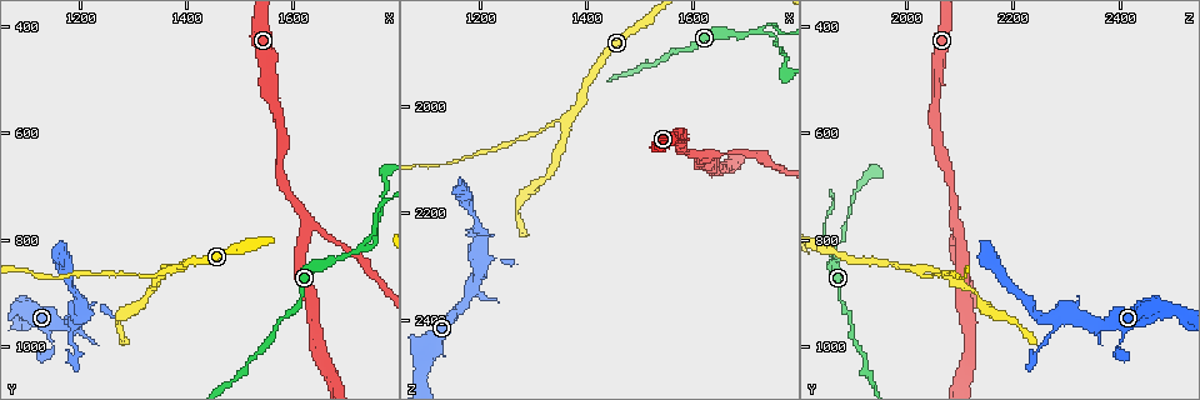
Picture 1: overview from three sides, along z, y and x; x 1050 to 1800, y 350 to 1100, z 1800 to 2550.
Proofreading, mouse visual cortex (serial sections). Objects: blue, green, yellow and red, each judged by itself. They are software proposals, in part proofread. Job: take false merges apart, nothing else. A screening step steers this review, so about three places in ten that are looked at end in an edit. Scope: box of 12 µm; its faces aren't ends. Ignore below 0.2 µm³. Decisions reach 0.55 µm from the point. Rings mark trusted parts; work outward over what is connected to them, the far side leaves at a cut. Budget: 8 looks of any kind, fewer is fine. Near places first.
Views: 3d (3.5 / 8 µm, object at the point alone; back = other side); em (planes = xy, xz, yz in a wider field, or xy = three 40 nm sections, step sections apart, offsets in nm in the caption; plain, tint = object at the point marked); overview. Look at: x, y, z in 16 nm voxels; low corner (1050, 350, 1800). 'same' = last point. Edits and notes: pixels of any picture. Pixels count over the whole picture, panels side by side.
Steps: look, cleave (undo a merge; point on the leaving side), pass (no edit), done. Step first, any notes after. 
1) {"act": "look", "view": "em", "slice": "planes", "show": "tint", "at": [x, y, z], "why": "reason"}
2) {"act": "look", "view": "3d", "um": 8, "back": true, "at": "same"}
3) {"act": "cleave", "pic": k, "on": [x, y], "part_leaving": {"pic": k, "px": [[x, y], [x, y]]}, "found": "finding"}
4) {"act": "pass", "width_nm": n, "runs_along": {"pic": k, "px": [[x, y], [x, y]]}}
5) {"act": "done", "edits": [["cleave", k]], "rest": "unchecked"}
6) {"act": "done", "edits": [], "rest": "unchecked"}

{"act": "look", "view": "3d", "um": 8, "at": [1620, 760, 2090], "why": "three arms meet"}

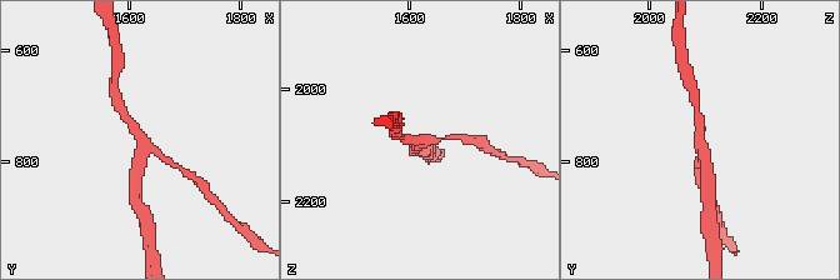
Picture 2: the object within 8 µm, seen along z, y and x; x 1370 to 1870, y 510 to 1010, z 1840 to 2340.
{"act": "look", "view": "em", "slice": "planes", "show": "tint", "at": [1620, 765, 2095], "arms": 3, "arm_widths_nm": [150, 250, 300], "why": "now the EM"}

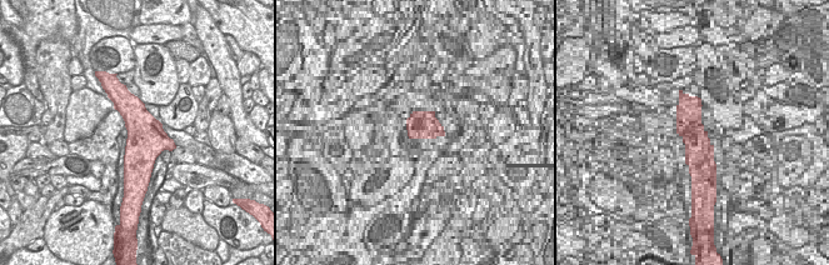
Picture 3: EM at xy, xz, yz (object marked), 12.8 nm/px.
{"act": "pass", "runs_along": {"pic": 2, "px": [[121, 113], [143, 141], [136, 178]]}, "found": "one cell here"}

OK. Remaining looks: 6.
{"act": "look", "view": "3d", "um": 3.5, "at": [1725, 820, 1860], "why": "arms part here"}

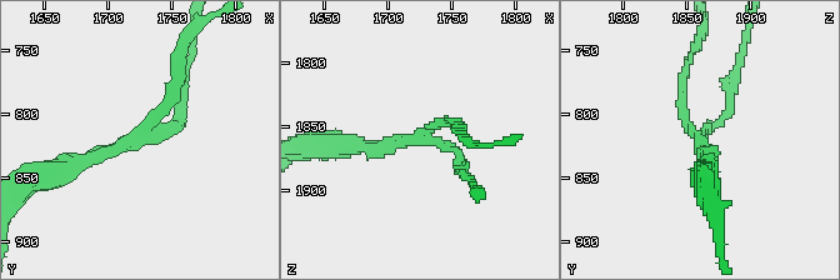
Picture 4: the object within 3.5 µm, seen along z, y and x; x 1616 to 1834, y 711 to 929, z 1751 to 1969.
{"act": "look", "view": "em", "slice": "xy", "step": 5, "show": "tint", "at": [1728, 816, 1858], "arms": 3, "arm_widths_nm": [150, 150, 150]}

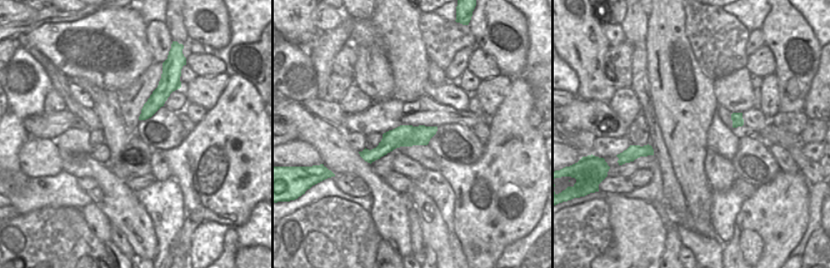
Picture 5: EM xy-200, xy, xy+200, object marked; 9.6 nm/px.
{"act": "look", "view": "em", "slice": "planes", "show": "tint", "at": "same"}

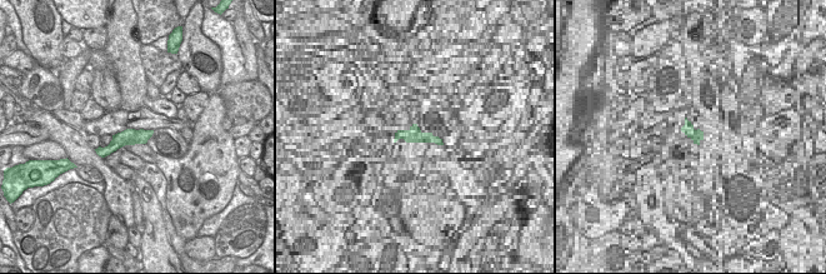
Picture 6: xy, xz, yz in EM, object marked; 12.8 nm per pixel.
{"act": "pass", "width_nm": 220, "runs_along": {"pic": 4, "px": [[73, 165], [180, 124], [184, 85]]}, "found": "all the same cell"}

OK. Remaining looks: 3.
{"act": "look", "view": "3d", "um": 3.5, "at": [1205, 945, 2245], "why": "sharp bend"}

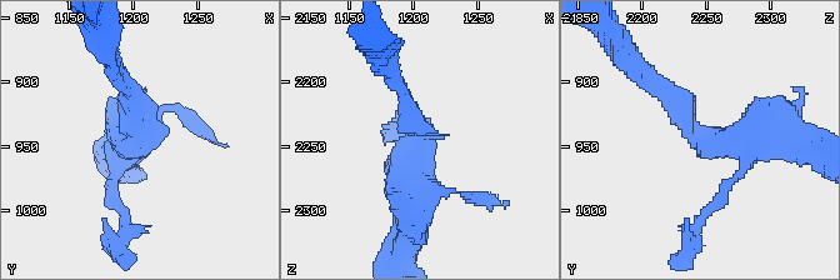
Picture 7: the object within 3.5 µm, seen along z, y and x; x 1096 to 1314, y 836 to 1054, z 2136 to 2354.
{"act": "look", "view": "em", "slice": "xy", "step": 1, "show": "tint", "at": [1206, 944, 2248], "arm_widths_nm": [250, 500]}

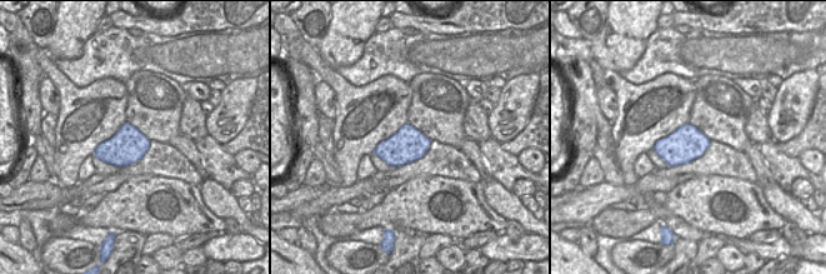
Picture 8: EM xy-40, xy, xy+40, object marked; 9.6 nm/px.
{"act": "look", "view": "em", "slice": "xy", "step": 3, "show": "tint", "at": "same"}

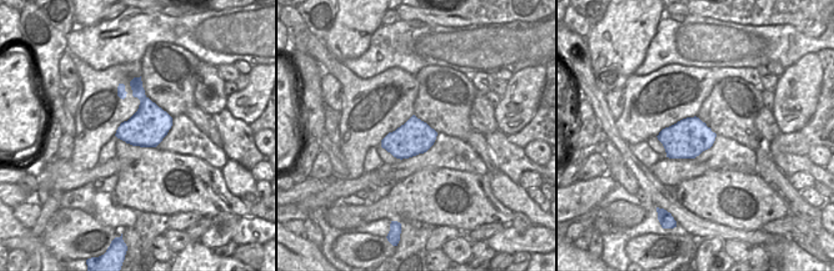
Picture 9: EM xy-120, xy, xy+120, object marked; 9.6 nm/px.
{"act": "cleave", "pic": 7, "on": [654, 76], "part_leaving": {"pic": 7, "px": [[685, 121], [611, 33]]}, "found": "a second cell is stuck on"}

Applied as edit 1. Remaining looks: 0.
{"act": "done", "edits": [["cleave", 7]], "rest": "unchecked"}

